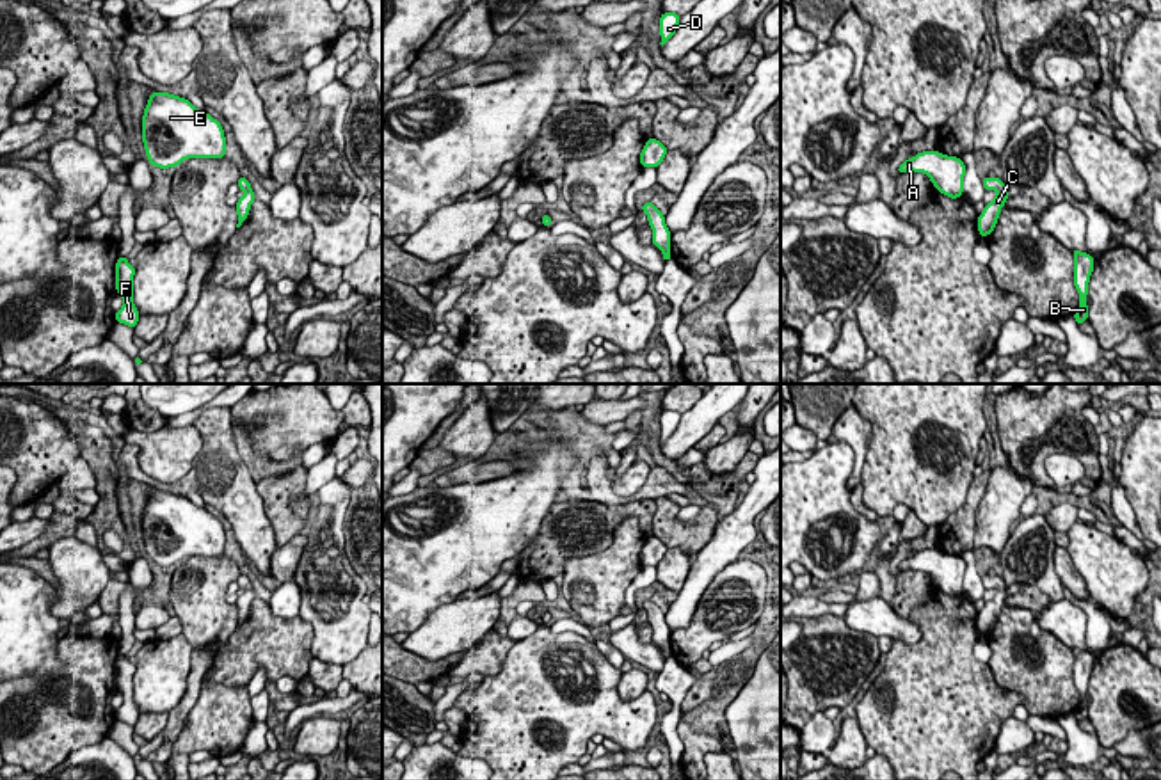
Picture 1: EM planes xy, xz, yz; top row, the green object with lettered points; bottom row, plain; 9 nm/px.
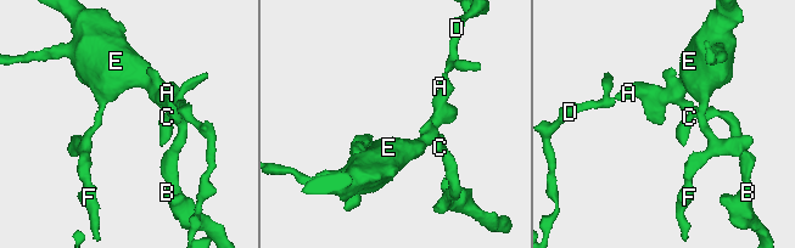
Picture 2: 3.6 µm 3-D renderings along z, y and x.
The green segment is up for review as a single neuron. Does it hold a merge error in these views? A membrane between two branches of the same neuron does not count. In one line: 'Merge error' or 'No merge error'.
No merge error

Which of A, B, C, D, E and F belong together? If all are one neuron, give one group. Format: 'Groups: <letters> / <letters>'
Groups: A B C D E F

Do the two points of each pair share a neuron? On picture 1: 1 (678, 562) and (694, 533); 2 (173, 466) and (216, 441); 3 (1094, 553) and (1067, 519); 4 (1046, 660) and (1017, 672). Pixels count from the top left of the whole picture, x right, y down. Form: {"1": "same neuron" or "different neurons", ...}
{"1": "different neurons", "2": "different neurons", "3": "different neurons", "4": "same neuron"}

